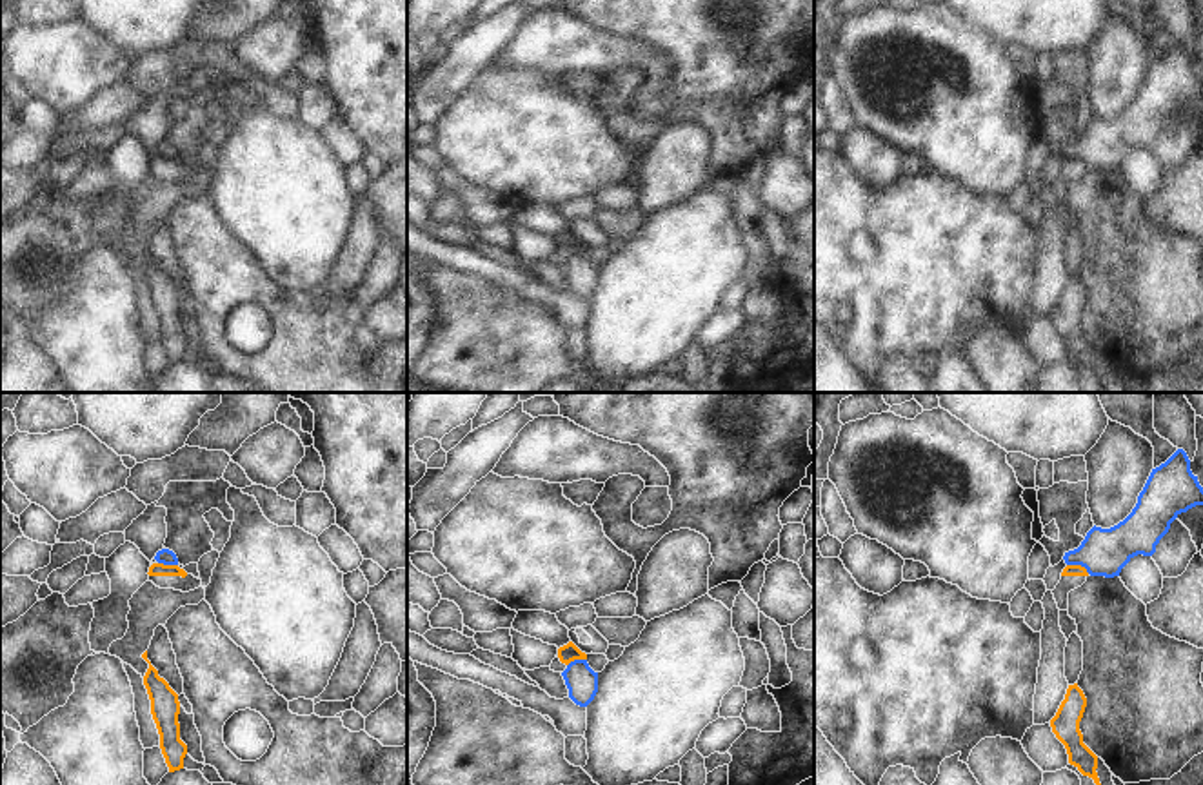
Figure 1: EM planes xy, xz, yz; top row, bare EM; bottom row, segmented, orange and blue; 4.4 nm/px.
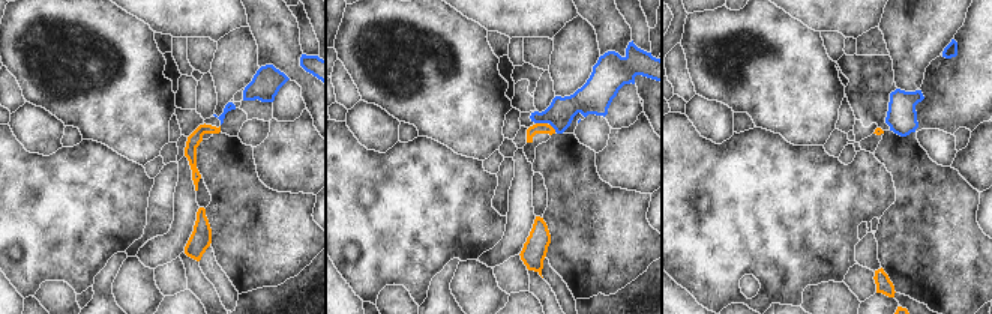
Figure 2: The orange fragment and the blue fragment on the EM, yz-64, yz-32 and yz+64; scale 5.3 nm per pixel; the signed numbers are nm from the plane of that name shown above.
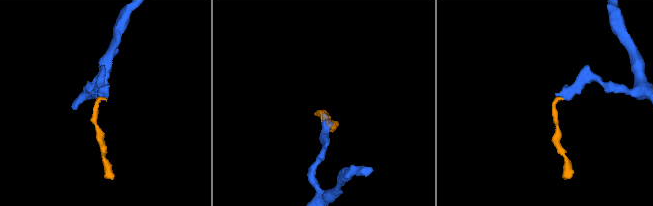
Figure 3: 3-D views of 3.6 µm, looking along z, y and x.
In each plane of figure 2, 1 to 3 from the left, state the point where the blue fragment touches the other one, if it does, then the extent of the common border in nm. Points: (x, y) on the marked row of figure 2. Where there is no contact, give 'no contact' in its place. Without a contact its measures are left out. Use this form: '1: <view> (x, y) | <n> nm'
1: no contact
2: yz-32 (542, 123) | 60 nm
3: no contact

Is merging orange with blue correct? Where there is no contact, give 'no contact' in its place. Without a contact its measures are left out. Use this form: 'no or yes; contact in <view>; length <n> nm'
no; contact in yz; length 110 nm

